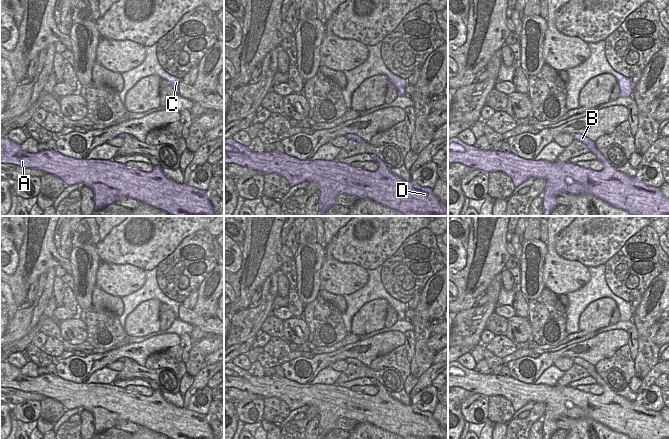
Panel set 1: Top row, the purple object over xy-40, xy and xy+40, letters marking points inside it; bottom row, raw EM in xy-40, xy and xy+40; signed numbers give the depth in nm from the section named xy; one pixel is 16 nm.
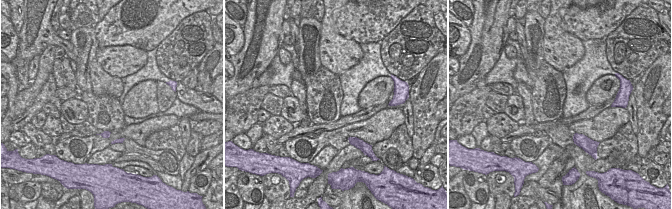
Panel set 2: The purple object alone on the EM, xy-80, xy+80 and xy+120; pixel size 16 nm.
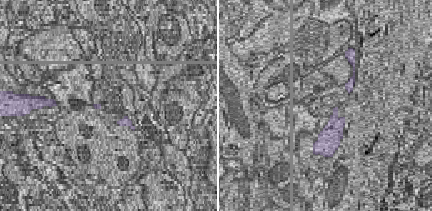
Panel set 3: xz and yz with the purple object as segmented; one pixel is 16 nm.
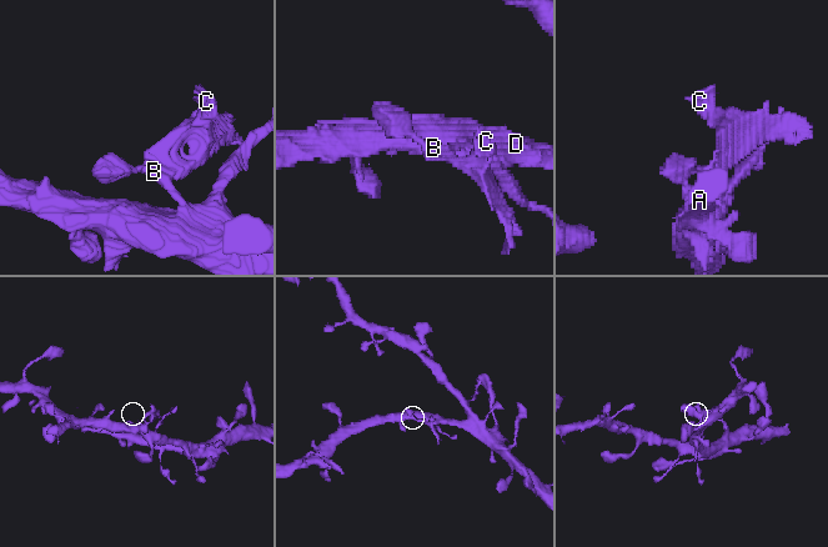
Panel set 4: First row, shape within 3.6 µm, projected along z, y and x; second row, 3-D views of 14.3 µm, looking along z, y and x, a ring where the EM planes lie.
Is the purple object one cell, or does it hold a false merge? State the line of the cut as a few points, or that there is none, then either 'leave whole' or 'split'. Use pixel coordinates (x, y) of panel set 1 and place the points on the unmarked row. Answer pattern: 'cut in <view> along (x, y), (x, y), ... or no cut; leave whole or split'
cut in xy+40 along (606, 384), (601, 386); split

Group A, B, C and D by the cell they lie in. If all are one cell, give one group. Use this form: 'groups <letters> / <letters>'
groups A D / B C

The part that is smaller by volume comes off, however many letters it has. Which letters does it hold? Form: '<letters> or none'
B, C

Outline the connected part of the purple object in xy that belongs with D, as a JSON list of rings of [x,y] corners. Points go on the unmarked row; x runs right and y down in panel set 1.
[[[227,362],[224,364],[224,387],[234,387],[261,395],[264,398],[277,397],[288,405],[290,411],[305,405],[316,406],[319,409],[319,439],[324,438],[335,429],[335,422],[340,418],[353,419],[358,423],[369,422],[385,431],[397,434],[403,439],[448,439],[448,431],[433,419],[431,412],[421,411],[412,404],[404,405],[395,400],[383,385],[377,386],[378,393],[371,396],[336,384],[300,384],[275,375],[256,377],[232,362]]]

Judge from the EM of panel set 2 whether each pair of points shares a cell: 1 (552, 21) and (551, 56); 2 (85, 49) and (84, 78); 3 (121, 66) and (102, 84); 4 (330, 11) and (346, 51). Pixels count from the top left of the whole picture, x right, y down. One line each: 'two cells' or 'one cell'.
1: one cell
2: one cell
3: two cells
4: one cell

